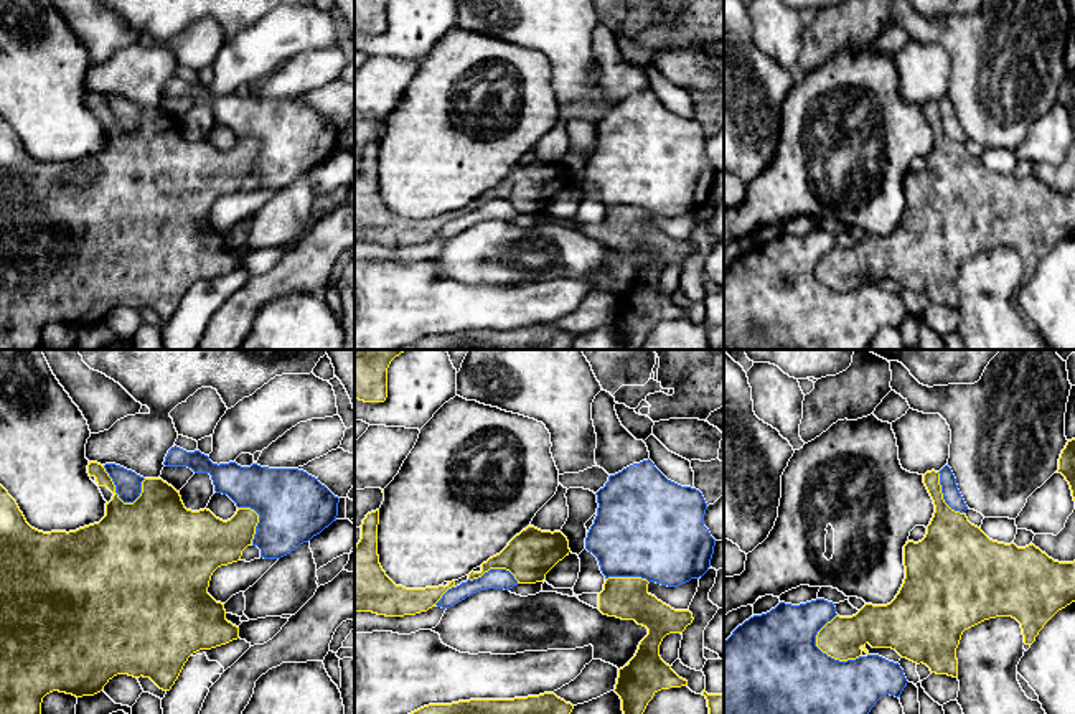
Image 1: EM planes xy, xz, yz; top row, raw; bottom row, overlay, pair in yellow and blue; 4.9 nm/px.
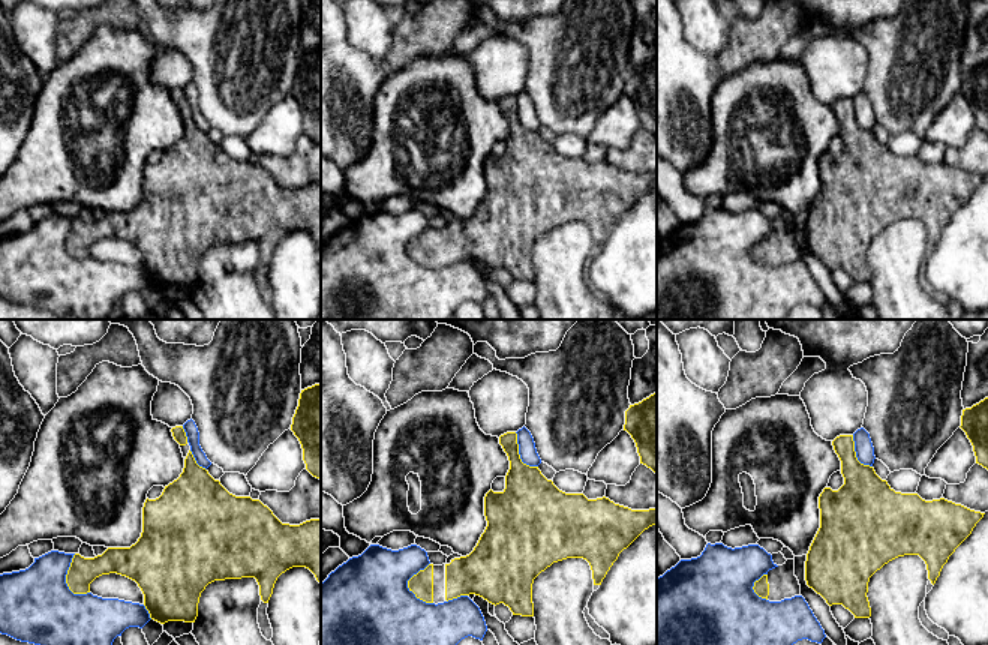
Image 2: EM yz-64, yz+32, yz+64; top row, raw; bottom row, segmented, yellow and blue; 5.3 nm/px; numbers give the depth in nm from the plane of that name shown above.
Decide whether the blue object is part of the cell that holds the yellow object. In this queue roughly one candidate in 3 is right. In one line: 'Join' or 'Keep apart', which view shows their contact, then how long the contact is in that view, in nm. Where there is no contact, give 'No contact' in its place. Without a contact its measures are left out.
Keep apart. Touches yellow in yz. Shared border 240 nm

